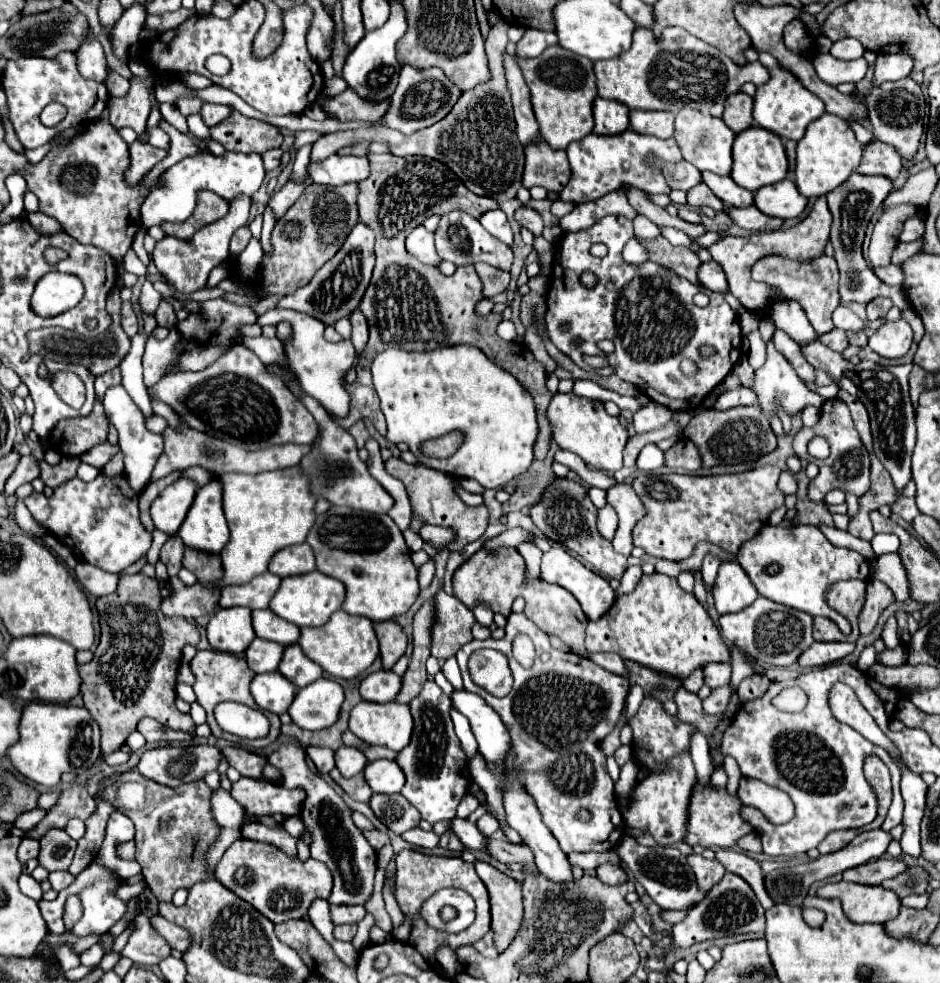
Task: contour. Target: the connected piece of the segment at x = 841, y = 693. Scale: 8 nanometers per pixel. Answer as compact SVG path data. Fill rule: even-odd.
M841 682L833 684L833 688L829 692L829 706L831 706L833 716L839 722L849 724L857 732L861 732L869 742L885 748L893 758L899 760L897 748L893 748L893 744L889 744L889 738L879 730L879 726L875 724L875 720L861 706L861 702L857 700L855 692L847 684L841 684Z

